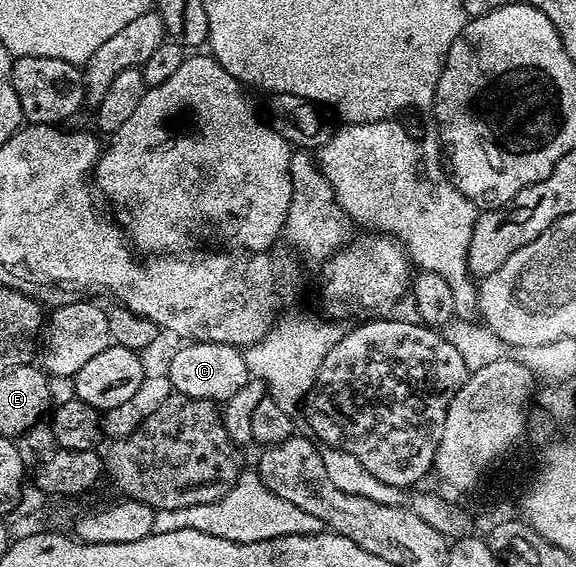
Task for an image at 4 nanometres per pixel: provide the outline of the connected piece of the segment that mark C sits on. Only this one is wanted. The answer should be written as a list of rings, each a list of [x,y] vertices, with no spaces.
[[[191,341],[179,344],[179,349],[170,357],[170,387],[173,392],[183,393],[192,399],[204,399],[224,403],[252,380],[252,366],[247,354],[239,346],[212,343],[211,341]]]

